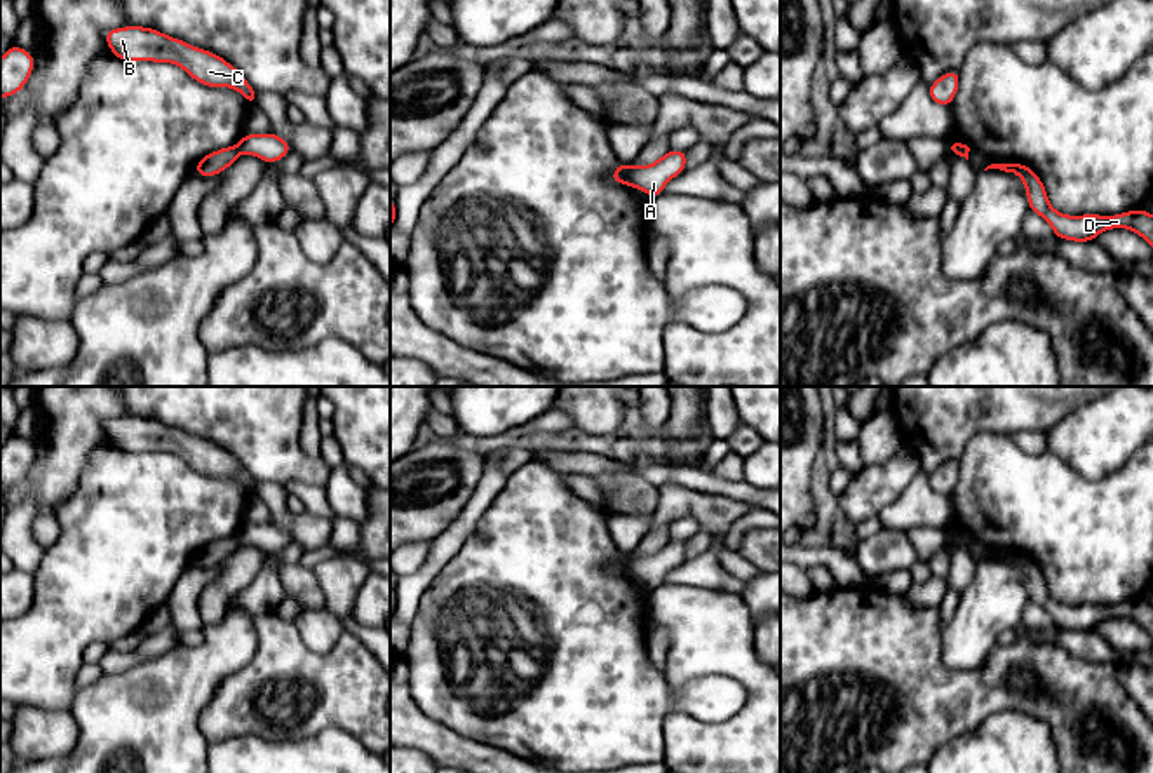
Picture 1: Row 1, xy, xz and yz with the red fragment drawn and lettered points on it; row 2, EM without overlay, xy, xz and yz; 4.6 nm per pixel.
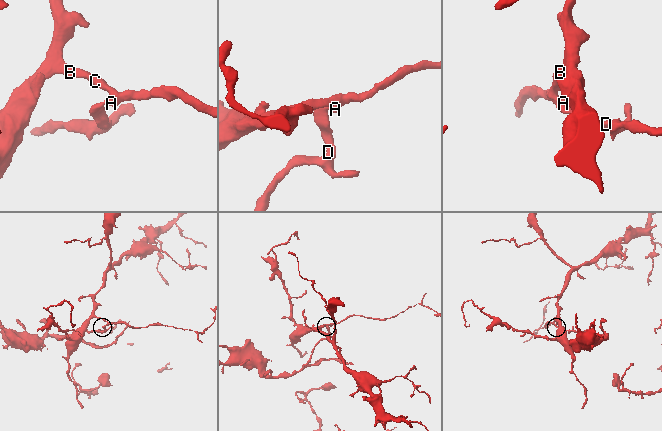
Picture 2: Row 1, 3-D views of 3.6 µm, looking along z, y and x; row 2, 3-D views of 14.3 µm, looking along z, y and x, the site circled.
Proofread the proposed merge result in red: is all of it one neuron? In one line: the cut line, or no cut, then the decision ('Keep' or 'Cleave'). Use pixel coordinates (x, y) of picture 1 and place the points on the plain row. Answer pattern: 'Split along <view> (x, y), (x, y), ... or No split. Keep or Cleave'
Split along xz (631, 556), (627, 573). Cleave

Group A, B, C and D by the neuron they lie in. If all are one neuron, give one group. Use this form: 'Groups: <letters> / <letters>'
Groups: A B C / D

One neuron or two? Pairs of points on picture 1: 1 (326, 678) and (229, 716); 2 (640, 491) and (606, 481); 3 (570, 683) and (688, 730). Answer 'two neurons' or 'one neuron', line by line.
1: one neuron
2: one neuron
3: two neurons

